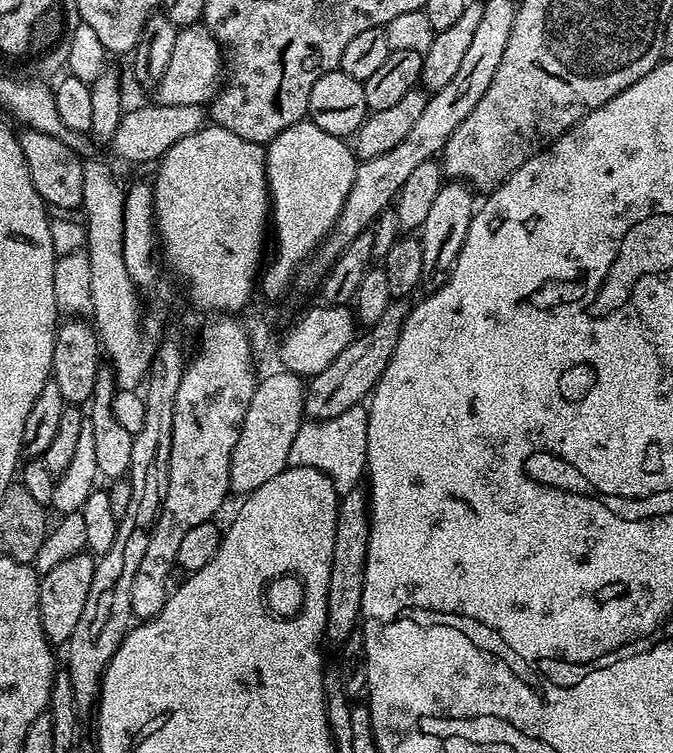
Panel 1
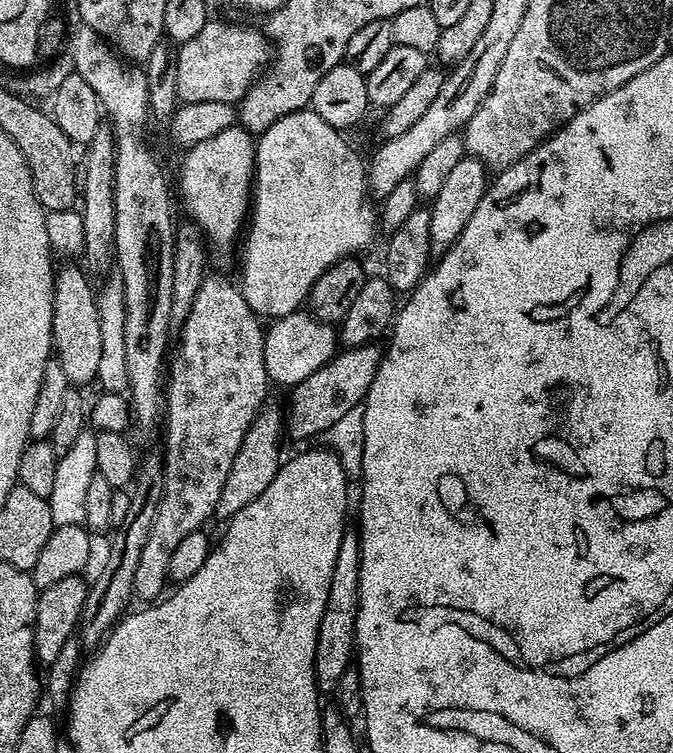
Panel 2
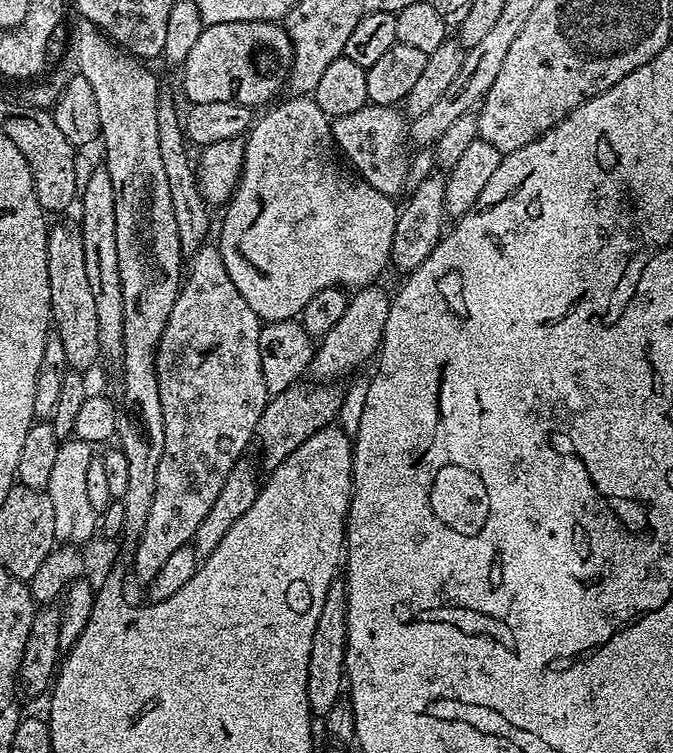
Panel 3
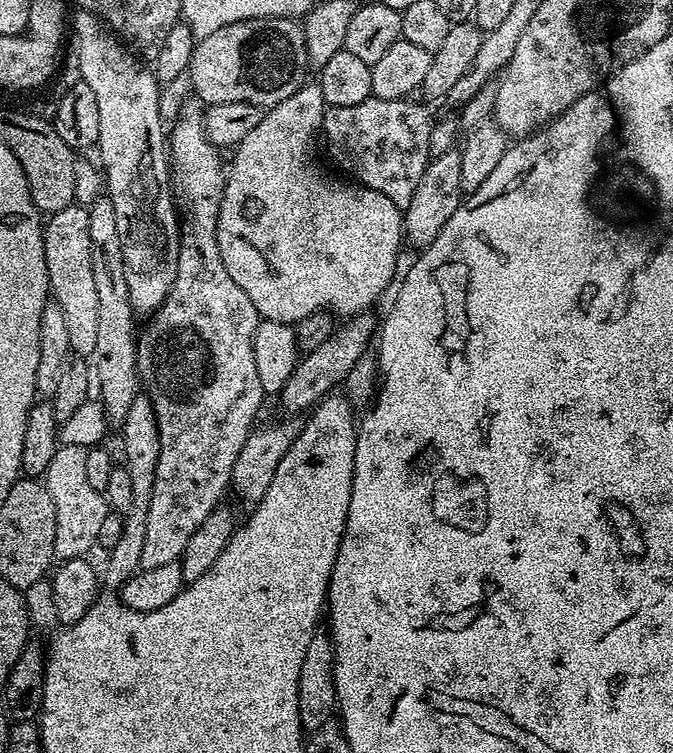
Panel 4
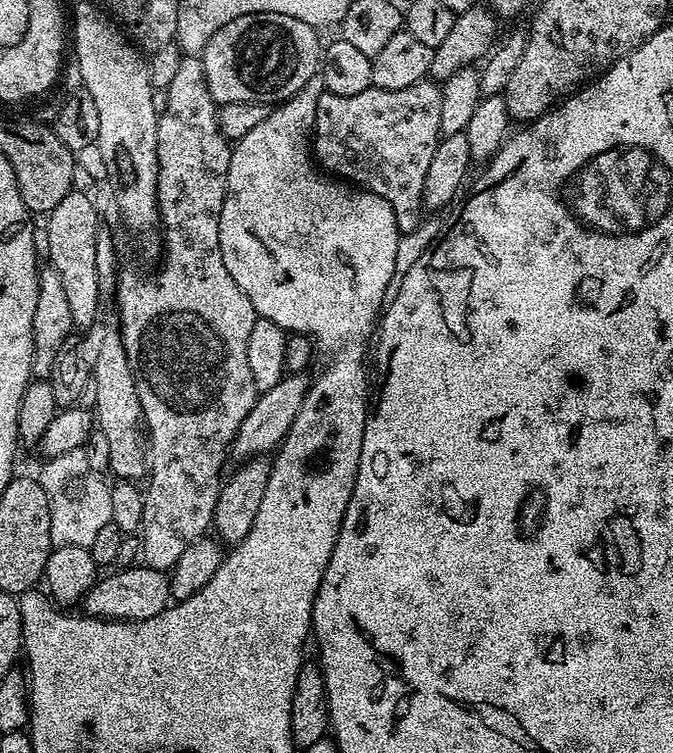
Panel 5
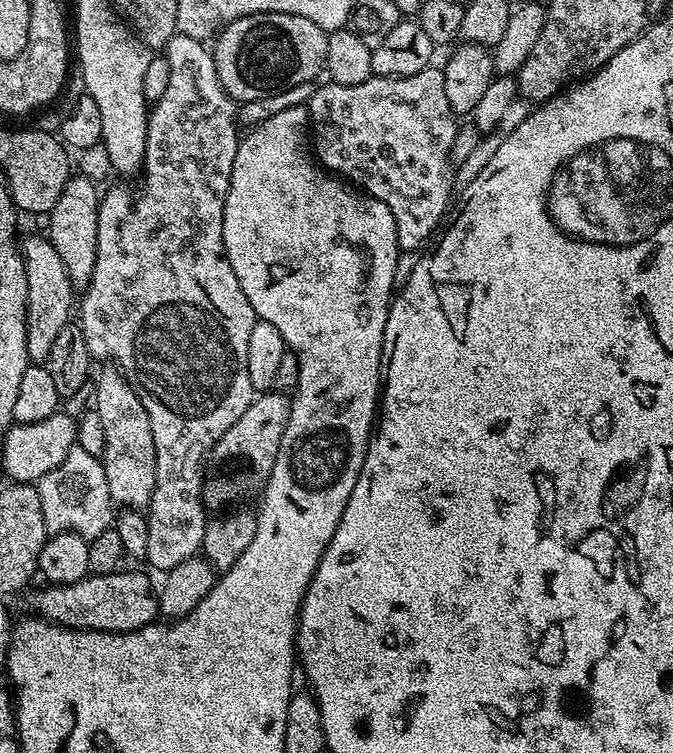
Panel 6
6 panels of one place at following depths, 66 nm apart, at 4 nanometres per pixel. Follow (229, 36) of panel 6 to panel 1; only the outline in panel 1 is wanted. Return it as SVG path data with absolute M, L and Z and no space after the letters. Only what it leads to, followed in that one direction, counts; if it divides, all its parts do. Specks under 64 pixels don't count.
M202 22L179 29L174 42L174 54L170 54L170 66L166 74L154 85L155 99L170 106L204 106L222 87L222 73L226 60L222 55L222 46L214 34Z

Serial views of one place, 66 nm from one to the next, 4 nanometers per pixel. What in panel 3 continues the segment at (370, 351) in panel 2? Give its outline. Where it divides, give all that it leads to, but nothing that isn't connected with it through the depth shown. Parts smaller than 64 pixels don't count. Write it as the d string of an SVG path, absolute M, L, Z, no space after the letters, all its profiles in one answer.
M304 382L291 384L286 390L275 393L269 399L266 410L262 410L262 418L258 418L256 427L255 443L260 443L259 463L265 464L268 470L275 470L310 434L327 428L337 423L340 408L344 405L344 391L336 382L316 382L307 388Z

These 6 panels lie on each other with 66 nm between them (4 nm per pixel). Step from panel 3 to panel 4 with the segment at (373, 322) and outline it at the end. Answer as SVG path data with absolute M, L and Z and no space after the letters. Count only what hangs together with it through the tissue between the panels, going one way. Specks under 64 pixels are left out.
M371 311L358 312L354 316L349 316L343 321L341 326L333 327L330 338L318 346L318 350L306 352L301 355L296 362L296 369L290 374L286 386L278 393L278 400L285 408L285 413L300 414L307 413L309 409L320 403L325 396L333 391L335 386L343 385L354 367L354 362L362 355L362 350L366 349L366 344L370 336L378 329L378 320Z

